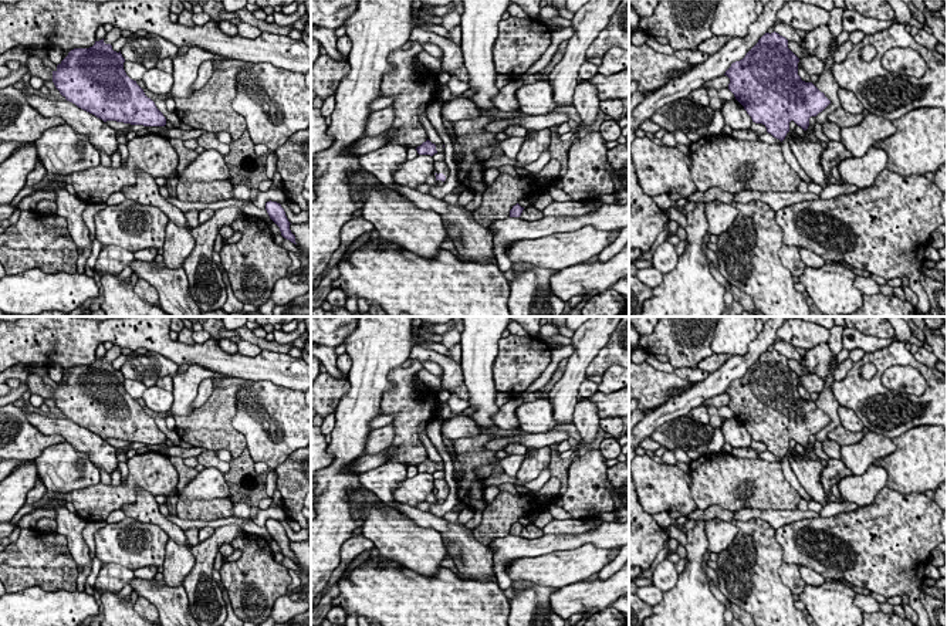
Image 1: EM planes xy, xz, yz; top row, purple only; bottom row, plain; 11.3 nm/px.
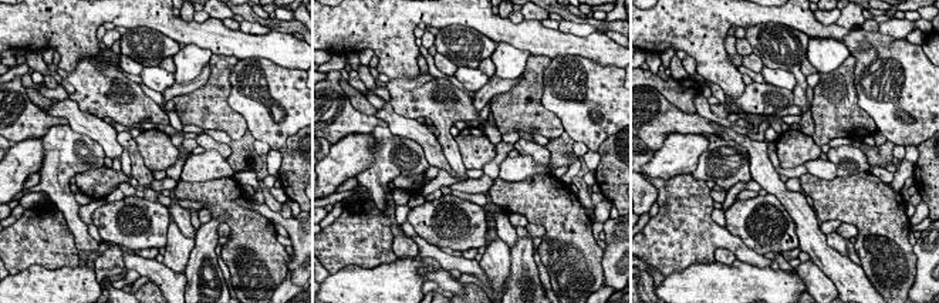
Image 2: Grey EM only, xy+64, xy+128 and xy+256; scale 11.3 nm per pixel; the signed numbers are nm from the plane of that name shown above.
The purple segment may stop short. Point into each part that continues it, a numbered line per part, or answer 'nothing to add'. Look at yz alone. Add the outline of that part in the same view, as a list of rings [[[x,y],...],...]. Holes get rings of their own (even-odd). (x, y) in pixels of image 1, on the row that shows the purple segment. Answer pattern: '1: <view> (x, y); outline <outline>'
nothing to add

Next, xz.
1: xz (440, 166); outline [[[444,160],[434,162],[434,170],[437,175],[443,173],[446,176],[446,179],[450,175],[450,170],[449,170],[447,165],[444,163]]]

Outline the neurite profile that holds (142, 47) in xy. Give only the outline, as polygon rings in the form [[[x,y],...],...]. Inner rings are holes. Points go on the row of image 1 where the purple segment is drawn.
[[[136,31],[126,37],[121,54],[125,61],[138,62],[146,70],[150,70],[155,68],[160,60],[176,57],[177,51],[179,47],[160,35],[148,31]]]

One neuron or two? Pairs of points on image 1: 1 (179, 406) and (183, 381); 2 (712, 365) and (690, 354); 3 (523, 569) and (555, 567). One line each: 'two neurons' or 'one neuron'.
1: one neuron
2: two neurons
3: one neuron

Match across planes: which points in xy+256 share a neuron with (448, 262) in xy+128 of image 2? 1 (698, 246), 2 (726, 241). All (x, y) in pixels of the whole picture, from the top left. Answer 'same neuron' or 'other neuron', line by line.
1: same neuron
2: same neuron

